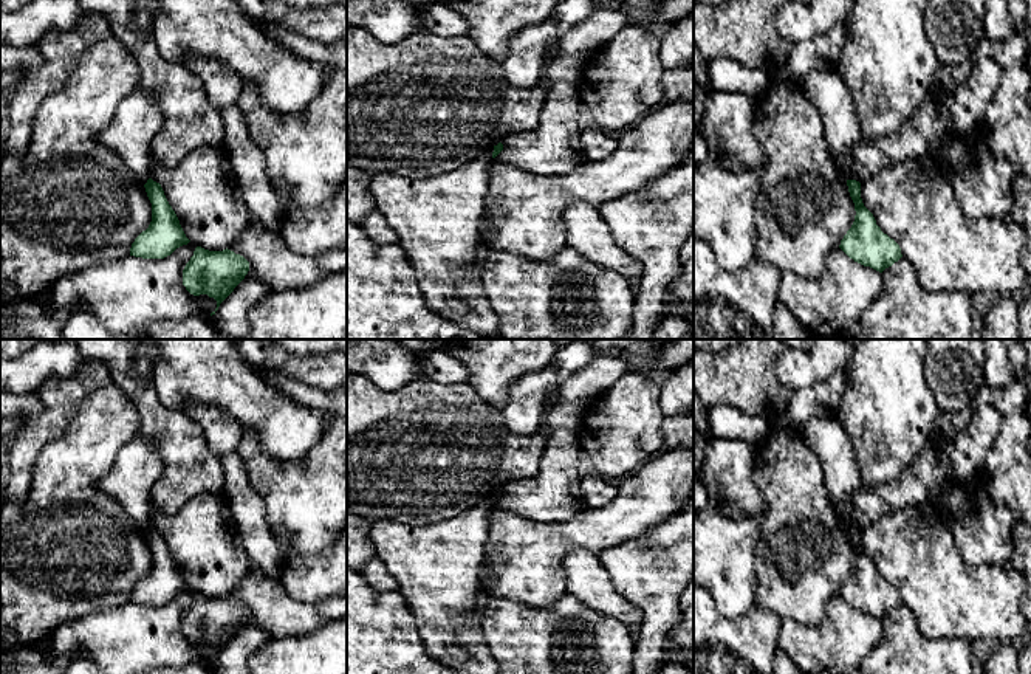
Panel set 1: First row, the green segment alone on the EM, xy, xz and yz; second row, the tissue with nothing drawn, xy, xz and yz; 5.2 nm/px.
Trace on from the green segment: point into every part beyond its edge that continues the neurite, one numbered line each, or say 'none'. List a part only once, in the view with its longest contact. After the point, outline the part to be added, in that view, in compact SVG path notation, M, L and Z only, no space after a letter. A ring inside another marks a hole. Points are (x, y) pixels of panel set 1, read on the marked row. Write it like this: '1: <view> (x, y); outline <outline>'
none

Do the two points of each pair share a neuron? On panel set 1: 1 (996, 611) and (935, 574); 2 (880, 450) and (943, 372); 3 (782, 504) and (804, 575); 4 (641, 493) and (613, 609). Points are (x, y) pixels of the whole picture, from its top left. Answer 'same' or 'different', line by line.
1: same
2: different
3: same
4: different

